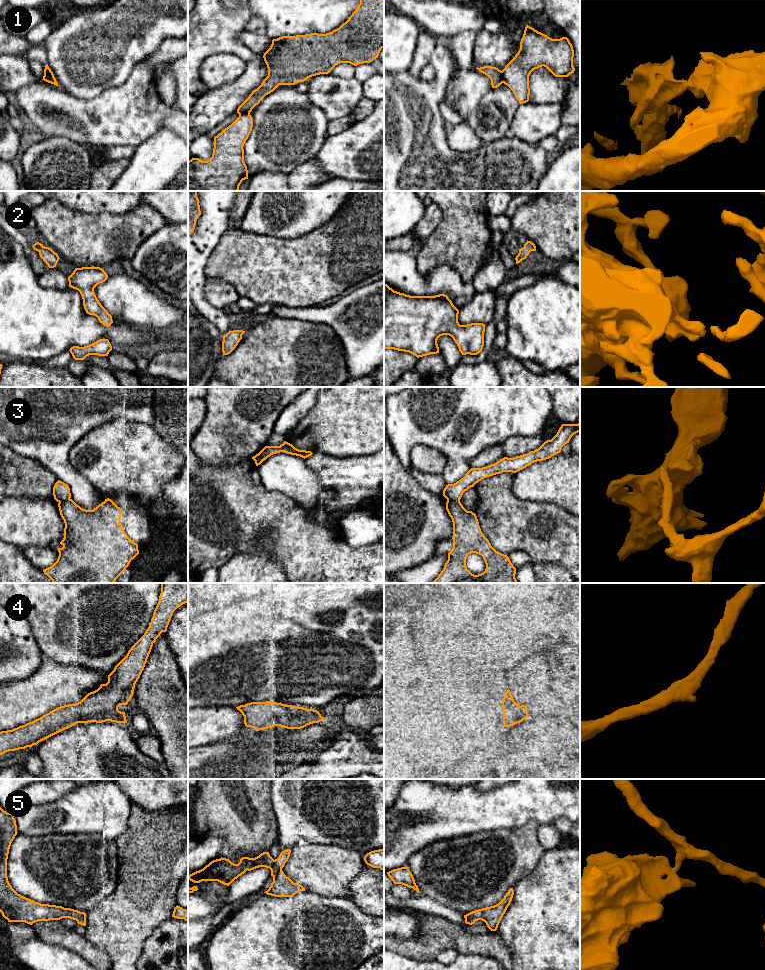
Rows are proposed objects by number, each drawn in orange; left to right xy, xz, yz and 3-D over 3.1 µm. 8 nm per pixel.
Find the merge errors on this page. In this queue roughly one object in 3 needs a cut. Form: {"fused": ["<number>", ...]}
{"fused": ["1", "3", "5"]}

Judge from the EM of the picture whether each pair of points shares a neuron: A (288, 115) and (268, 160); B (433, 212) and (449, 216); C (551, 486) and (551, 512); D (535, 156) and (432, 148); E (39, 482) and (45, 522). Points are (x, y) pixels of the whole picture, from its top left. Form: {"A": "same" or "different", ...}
{"A": "same", "B": "different", "C": "different", "D": "same", "E": "different"}

